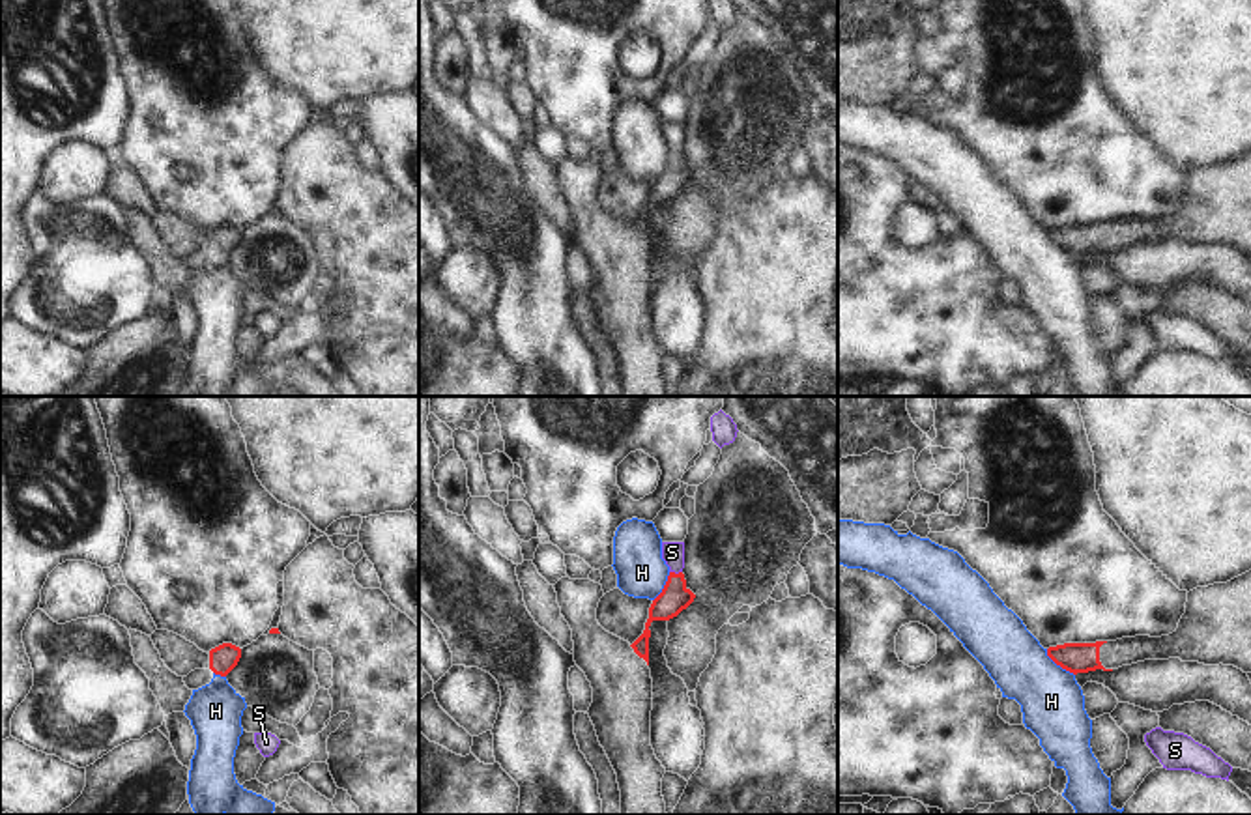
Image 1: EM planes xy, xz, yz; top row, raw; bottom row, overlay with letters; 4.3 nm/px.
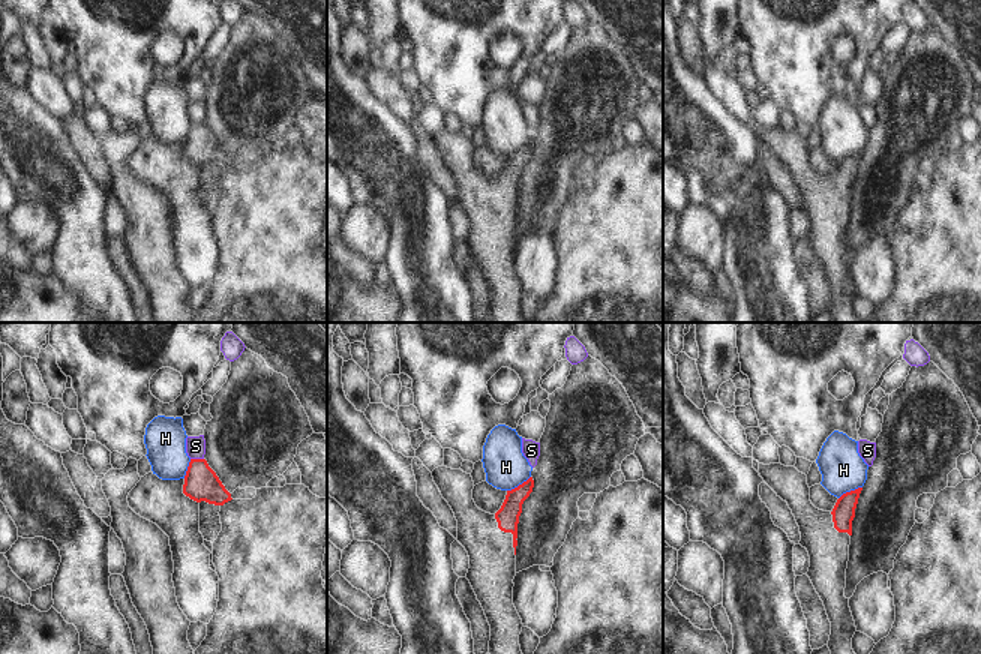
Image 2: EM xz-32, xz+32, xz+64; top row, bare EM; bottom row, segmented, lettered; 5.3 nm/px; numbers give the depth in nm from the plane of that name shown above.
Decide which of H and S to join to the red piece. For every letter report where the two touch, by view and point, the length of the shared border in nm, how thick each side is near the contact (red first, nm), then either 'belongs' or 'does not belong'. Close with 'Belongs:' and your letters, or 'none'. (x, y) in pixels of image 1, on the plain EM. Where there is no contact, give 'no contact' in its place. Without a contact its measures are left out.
H: meets red in yz at (1059, 245); contact 170 nm long; 130 nm thick on the red side, 280 nm on the other; does not belong
S: meets red in xz at (674, 154); contact 60 nm long; 120 nm thick on the red side, 100 nm on the other; does not belong
Belongs: none

